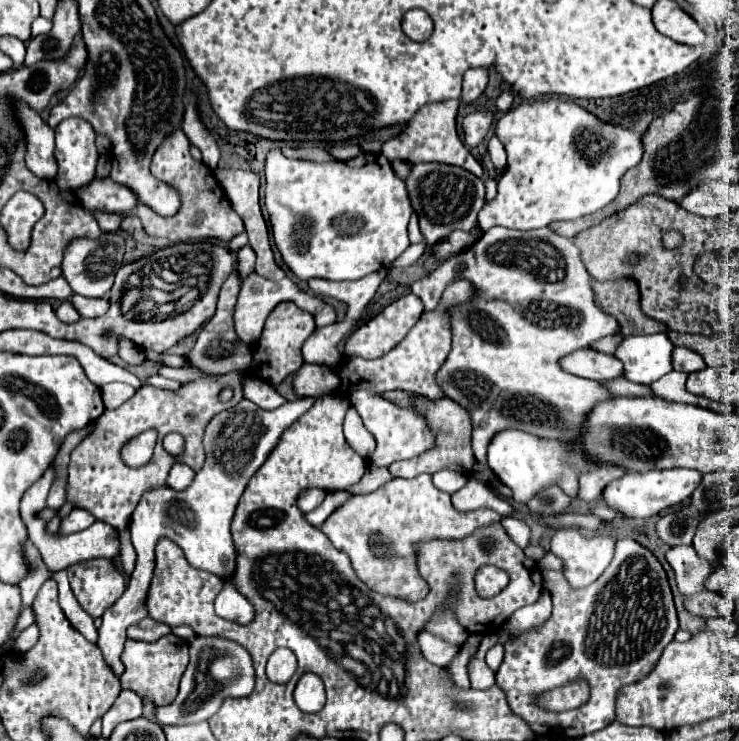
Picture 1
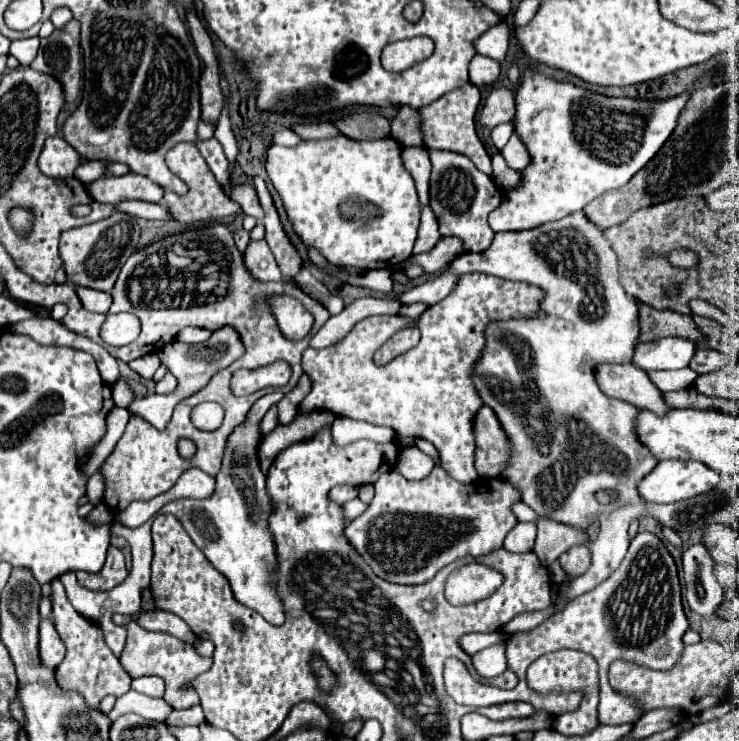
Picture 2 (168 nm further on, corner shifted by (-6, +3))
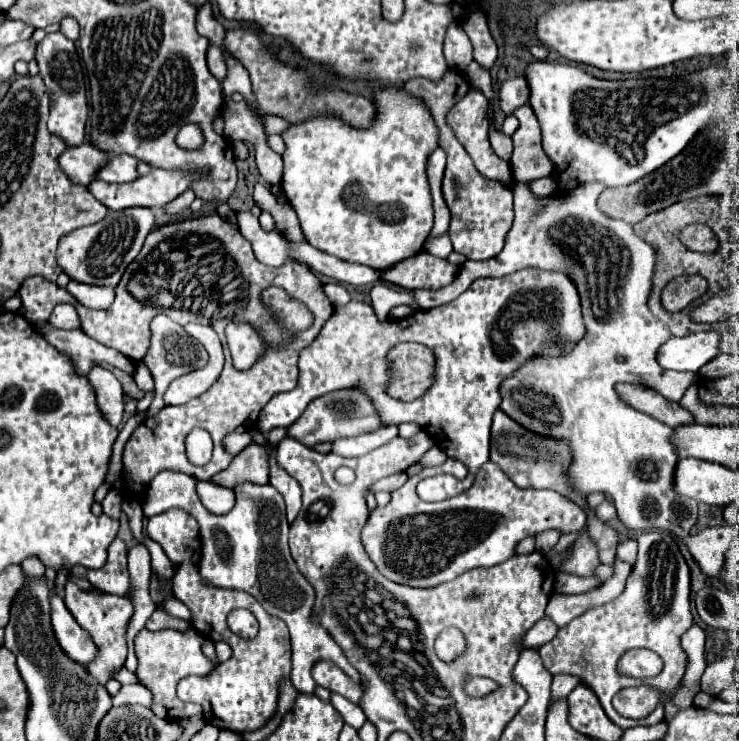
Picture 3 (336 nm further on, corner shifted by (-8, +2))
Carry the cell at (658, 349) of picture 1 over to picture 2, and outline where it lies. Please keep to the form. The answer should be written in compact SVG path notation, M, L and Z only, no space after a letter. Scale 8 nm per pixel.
M662 337L658 341L640 343L634 351L632 363L646 373L660 369L682 369L688 367L696 345L680 337Z

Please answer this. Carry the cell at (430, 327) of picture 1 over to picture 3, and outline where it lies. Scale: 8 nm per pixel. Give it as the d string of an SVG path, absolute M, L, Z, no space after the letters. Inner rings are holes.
M524 268L516 274L508 274L504 278L480 278L476 280L462 296L456 300L432 308L432 310L418 310L416 314L402 318L398 322L386 320L384 324L378 322L370 304L364 302L348 302L334 310L332 318L324 324L316 340L300 352L300 376L294 390L274 396L262 410L258 418L258 430L266 436L272 428L284 426L288 428L294 420L306 410L310 400L342 390L342 388L362 388L374 400L374 406L386 424L402 424L402 422L416 422L422 426L430 436L434 436L436 444L456 460L470 464L470 468L478 468L490 458L490 426L492 414L498 410L500 398L500 384L510 378L526 360L544 354L546 356L564 356L570 352L578 340L586 334L586 326L582 320L580 296L574 288L576 284L570 280L568 274L554 272L554 270L536 270ZM396 342L420 342L434 350L436 354L436 380L432 388L418 400L402 402L392 398L386 390L390 384L390 364L388 352L396 346Z

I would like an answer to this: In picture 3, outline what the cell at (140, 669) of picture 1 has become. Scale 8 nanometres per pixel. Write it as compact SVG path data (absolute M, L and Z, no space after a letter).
M188 628L184 632L180 630L162 630L162 632L150 632L150 630L142 630L136 640L136 656L138 656L138 680L152 692L152 712L156 716L162 716L162 708L166 708L168 718L172 722L182 720L182 718L190 718L190 716L200 716L202 714L202 706L194 704L194 702L182 702L176 696L176 684L186 678L186 676L200 676L200 674L208 674L212 670L212 662L204 656L202 652L202 642L204 636L196 630L196 628Z

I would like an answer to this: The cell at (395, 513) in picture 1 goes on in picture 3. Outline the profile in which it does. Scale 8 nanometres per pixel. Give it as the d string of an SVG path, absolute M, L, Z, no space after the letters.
M448 458L444 464L434 466L434 468L424 468L420 474L408 478L408 482L392 492L392 500L384 508L376 508L364 530L362 530L362 544L366 552L370 554L372 562L378 566L378 570L390 578L396 584L412 586L412 588L434 588L438 584L450 582L456 576L460 576L466 570L478 568L478 566L496 566L516 554L518 542L522 542L526 536L536 536L542 534L544 530L558 530L560 534L570 534L570 532L580 532L580 536L570 544L570 554L559 567L560 572L574 574L574 576L594 576L594 570L600 566L598 558L598 546L588 534L586 526L586 516L584 512L576 506L570 504L564 496L558 496L558 492L552 490L522 490L512 484L512 480L502 472L498 464L488 460L482 464L474 476L474 484L468 492L448 498L444 502L424 502L416 494L416 484L424 480L426 476L436 476L436 474L456 474L458 478L464 478L468 474L468 468L454 458Z

